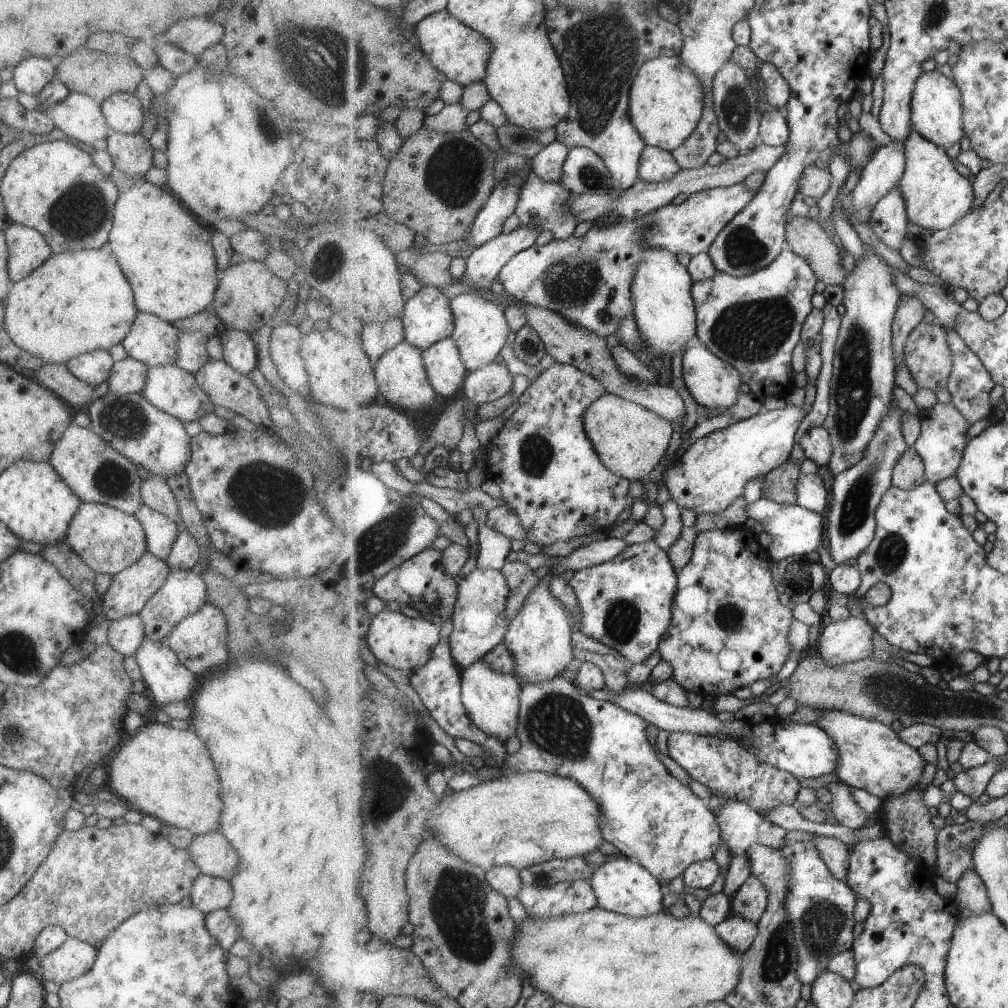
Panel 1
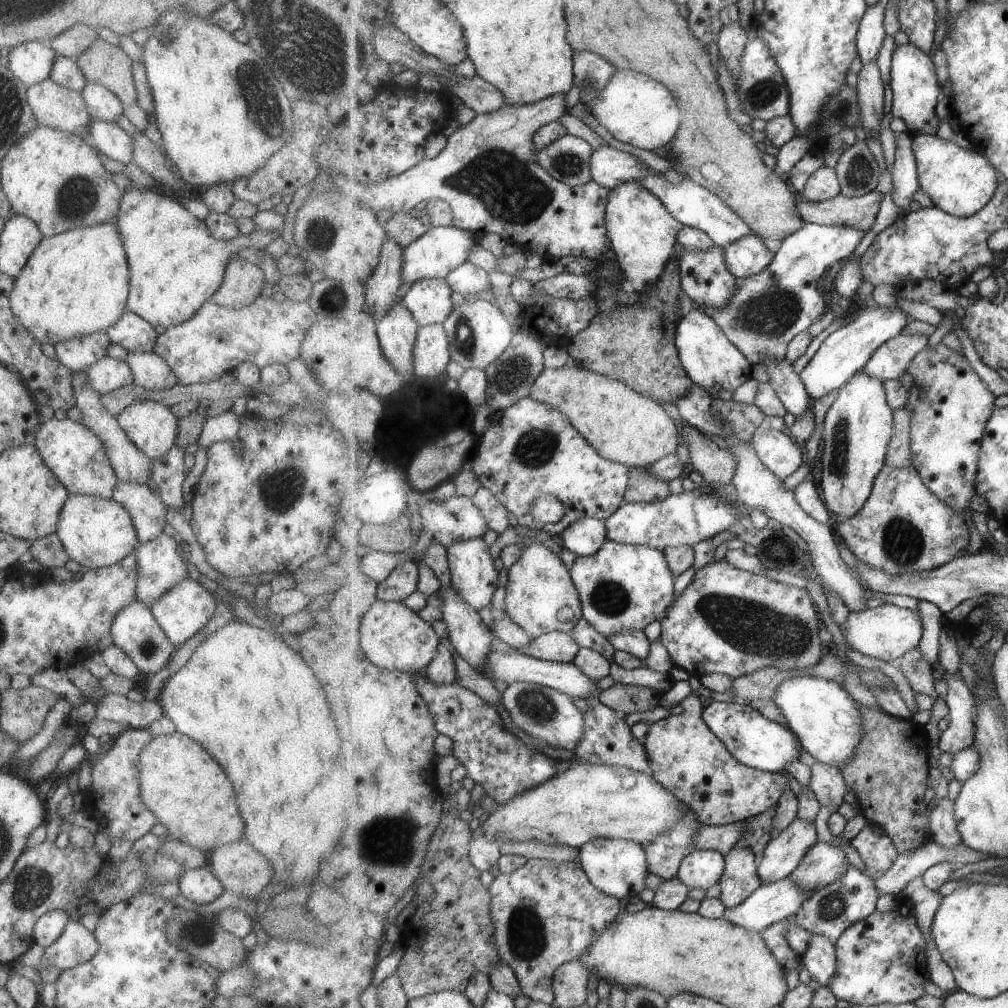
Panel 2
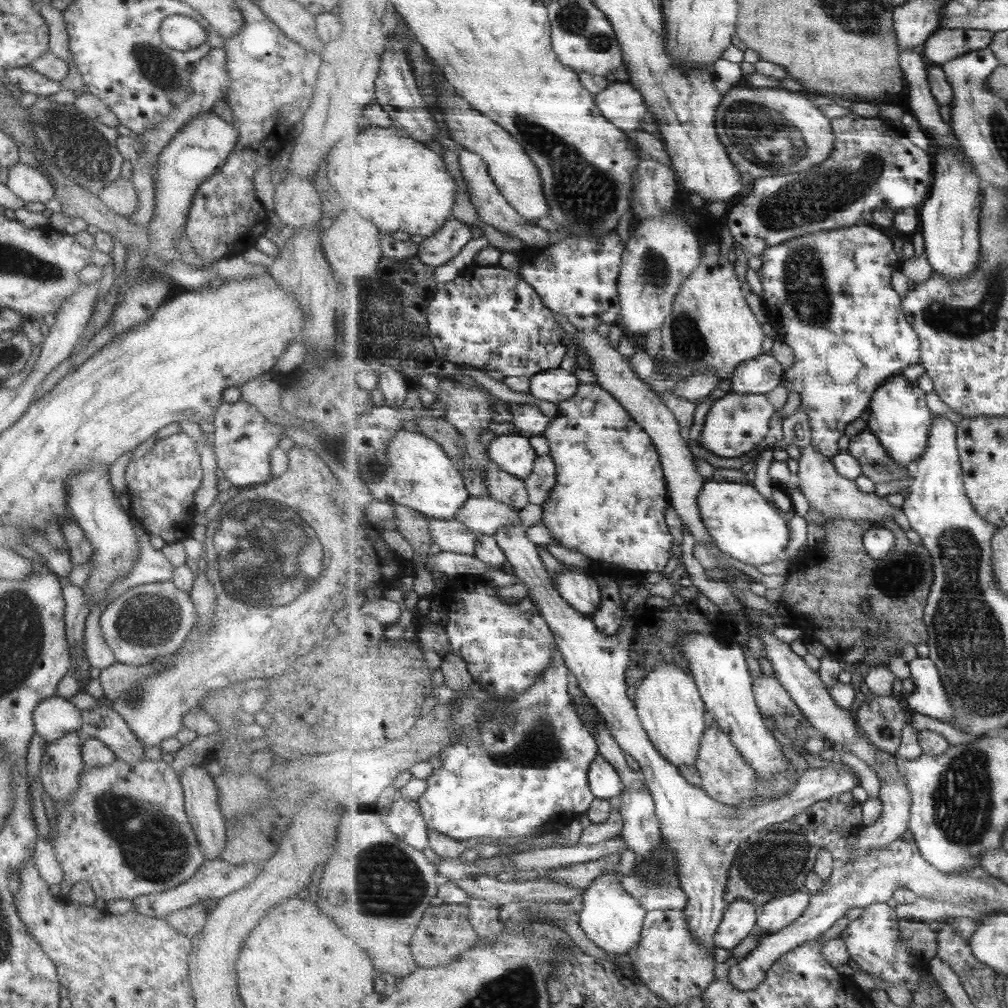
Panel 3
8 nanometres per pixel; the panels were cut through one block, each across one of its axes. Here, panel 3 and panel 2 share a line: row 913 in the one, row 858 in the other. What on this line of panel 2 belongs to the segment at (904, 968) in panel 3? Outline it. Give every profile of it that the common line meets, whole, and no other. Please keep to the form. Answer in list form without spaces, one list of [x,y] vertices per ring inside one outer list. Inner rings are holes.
[[[865,826],[851,839],[852,846],[857,849],[865,864],[865,874],[871,878],[881,878],[895,864],[898,848],[890,836],[879,836],[873,832],[873,826]]]

